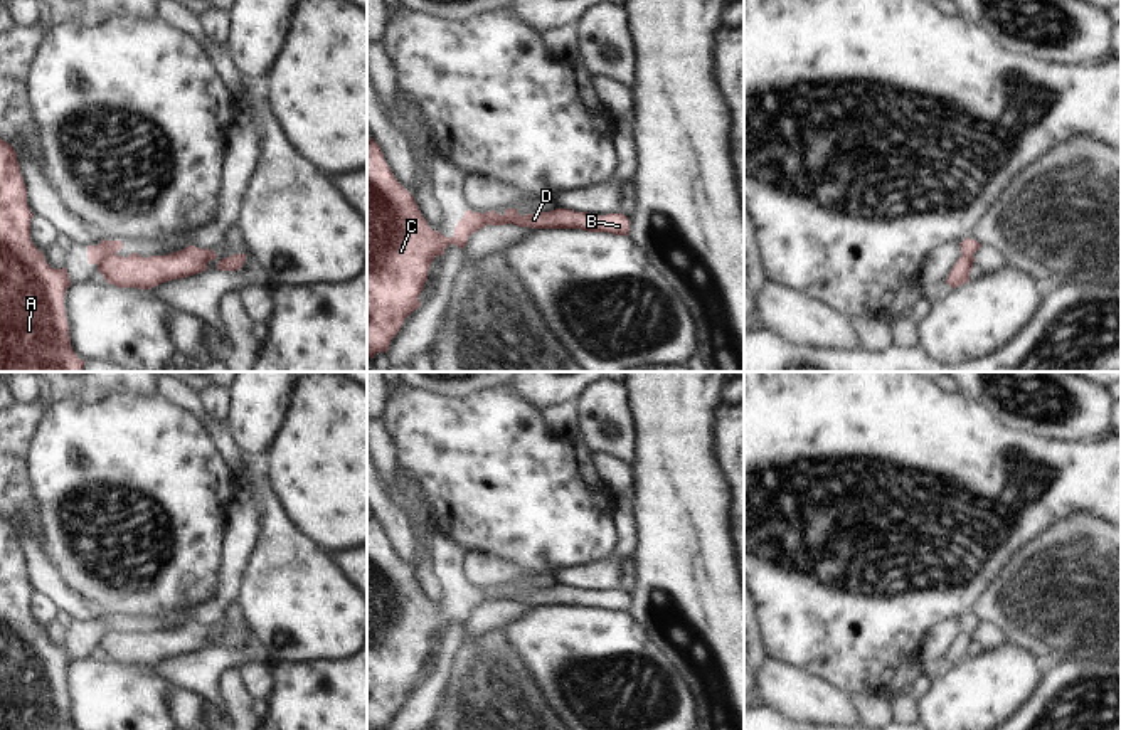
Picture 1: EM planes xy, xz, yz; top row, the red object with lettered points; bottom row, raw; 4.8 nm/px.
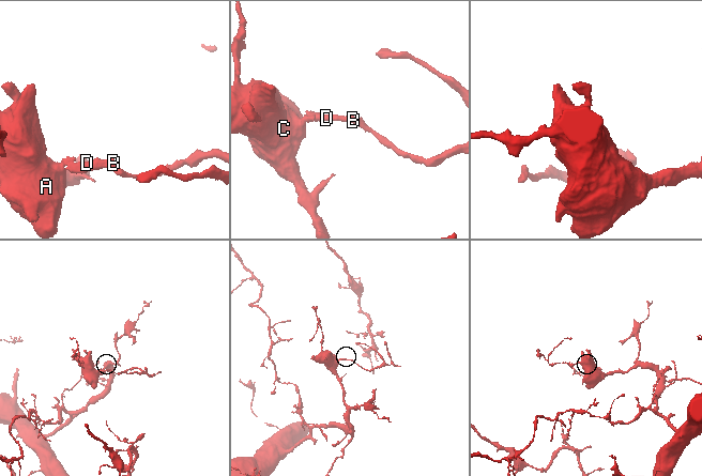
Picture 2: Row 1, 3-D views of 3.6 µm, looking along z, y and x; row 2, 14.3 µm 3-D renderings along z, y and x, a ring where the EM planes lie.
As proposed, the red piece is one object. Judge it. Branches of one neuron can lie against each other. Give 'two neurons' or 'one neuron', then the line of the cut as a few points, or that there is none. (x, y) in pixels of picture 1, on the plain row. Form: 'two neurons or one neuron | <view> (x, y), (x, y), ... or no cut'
two neurons | xy (115, 629), (98, 641)

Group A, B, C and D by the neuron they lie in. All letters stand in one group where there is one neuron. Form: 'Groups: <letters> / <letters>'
Groups: A C / B D.

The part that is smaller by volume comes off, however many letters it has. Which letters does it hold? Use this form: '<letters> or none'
B, D

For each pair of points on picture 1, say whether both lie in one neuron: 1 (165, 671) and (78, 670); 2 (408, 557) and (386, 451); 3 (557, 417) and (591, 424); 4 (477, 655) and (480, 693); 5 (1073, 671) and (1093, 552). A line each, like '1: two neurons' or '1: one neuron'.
1: two neurons
2: two neurons
3: two neurons
4: one neuron
5: two neurons

